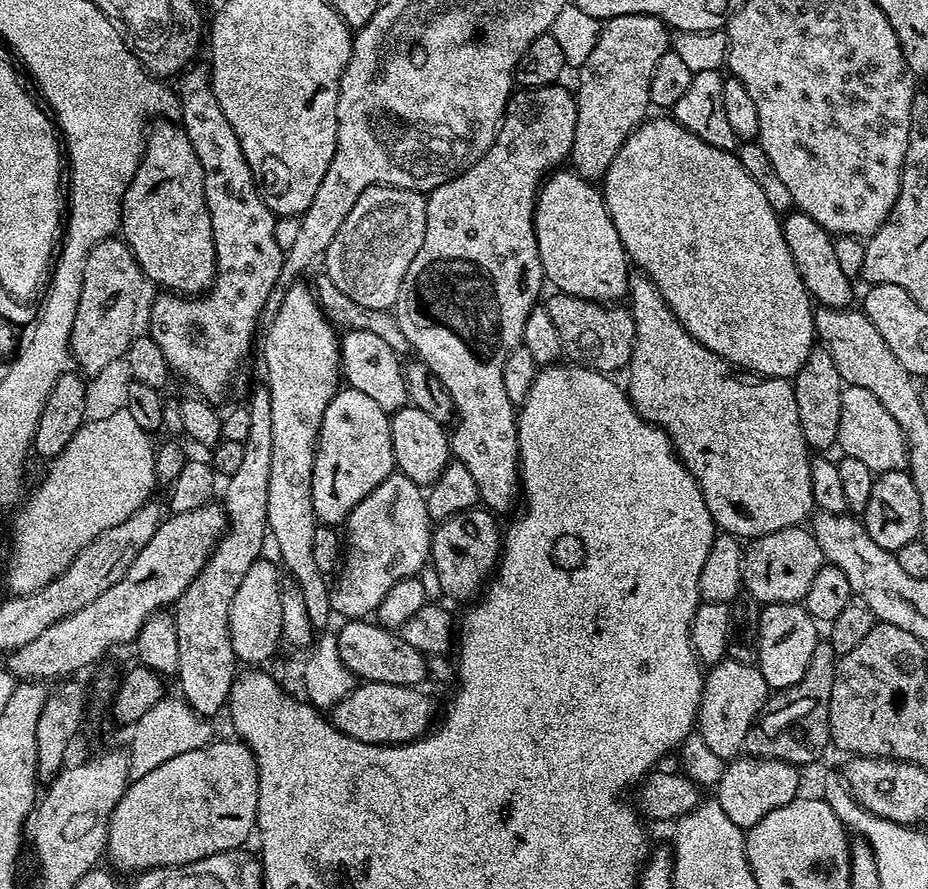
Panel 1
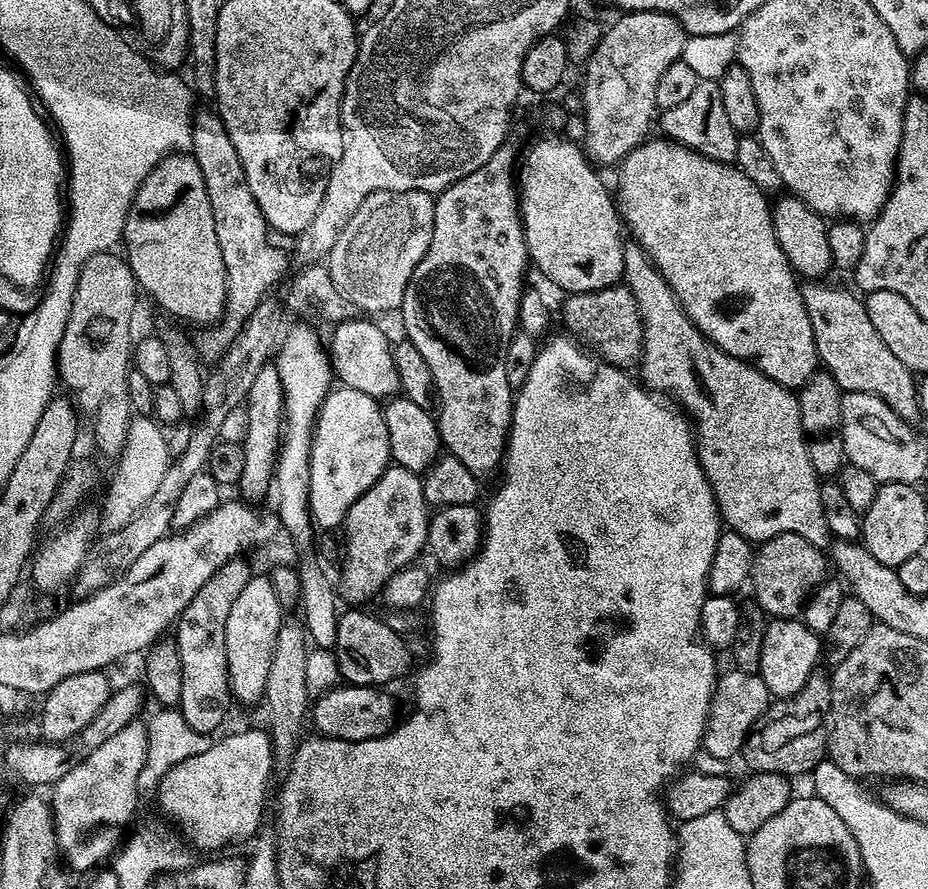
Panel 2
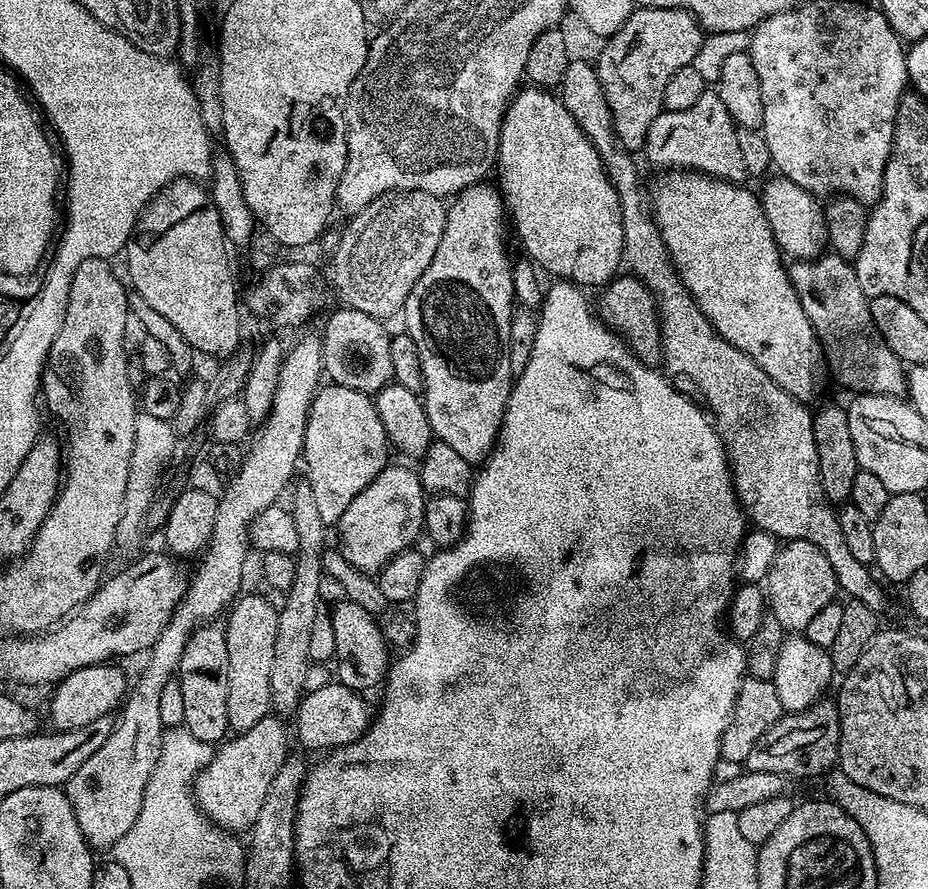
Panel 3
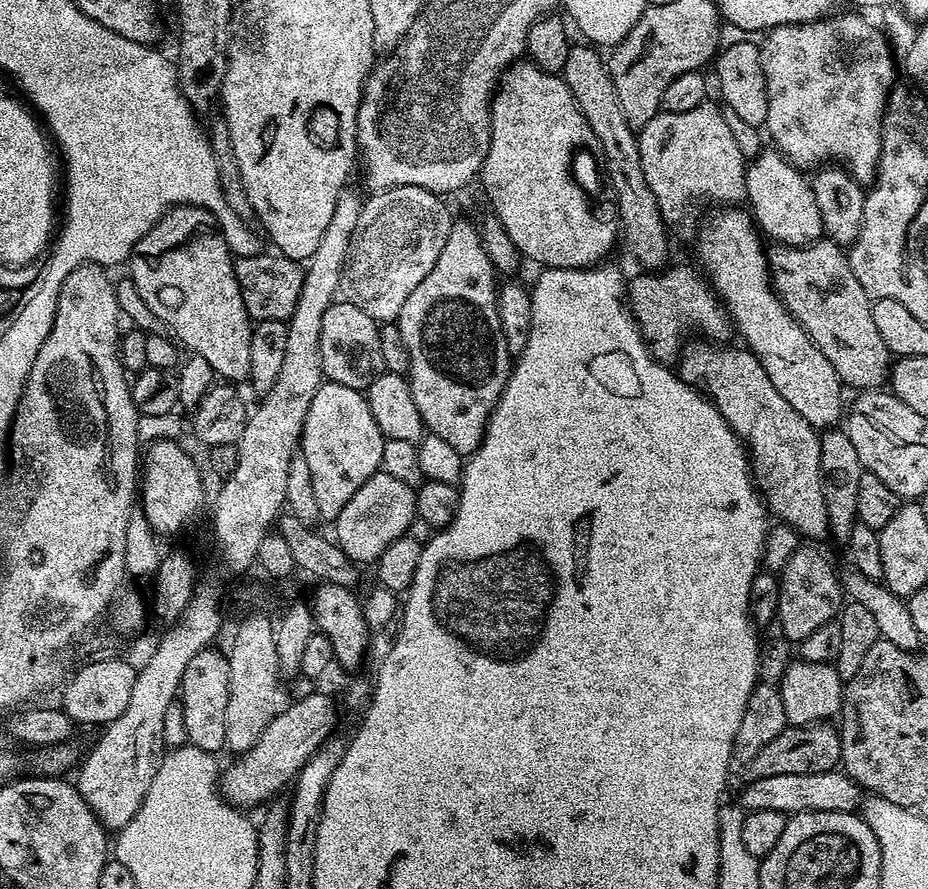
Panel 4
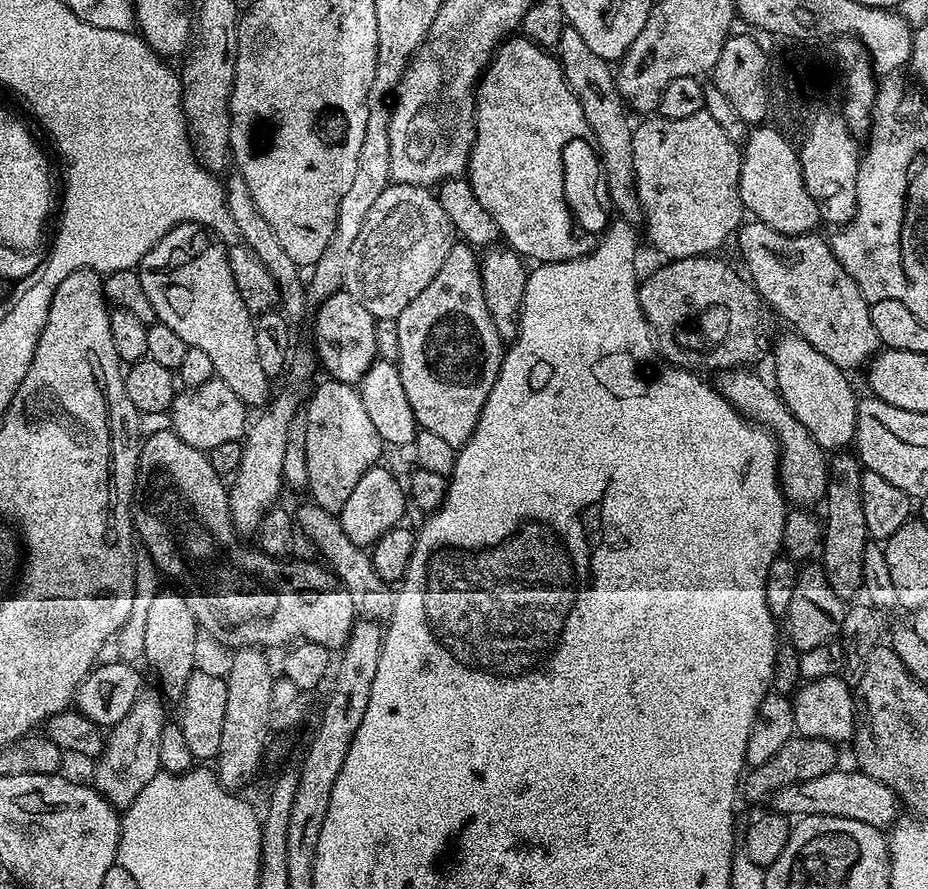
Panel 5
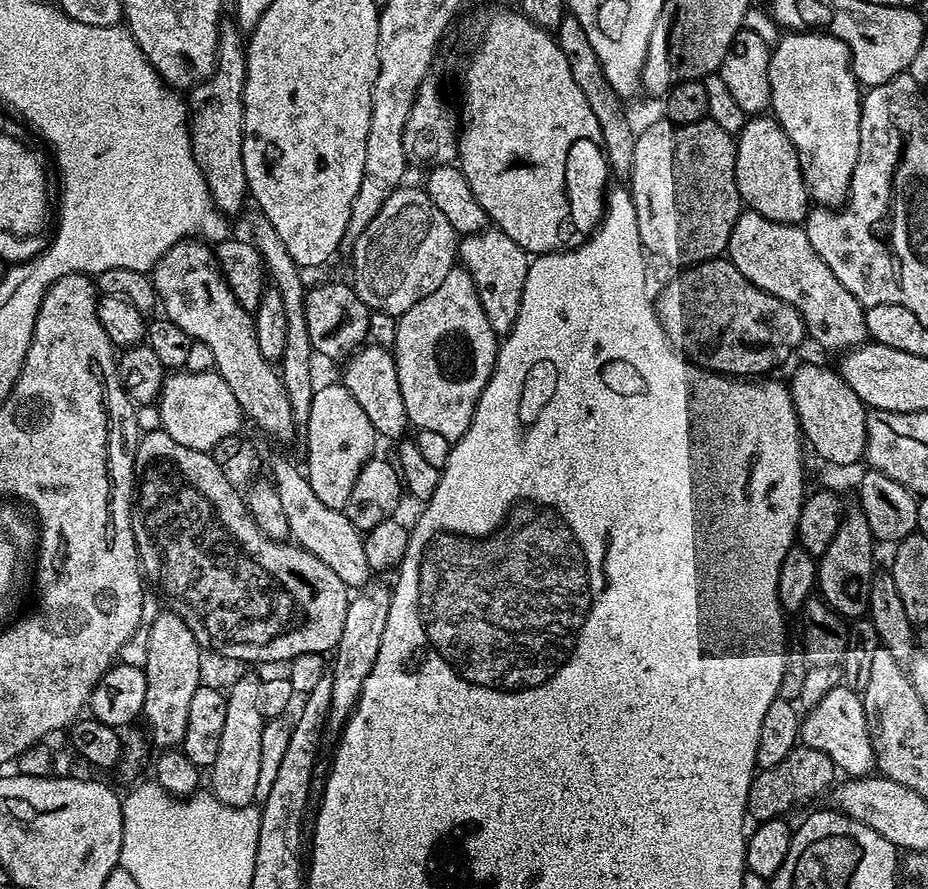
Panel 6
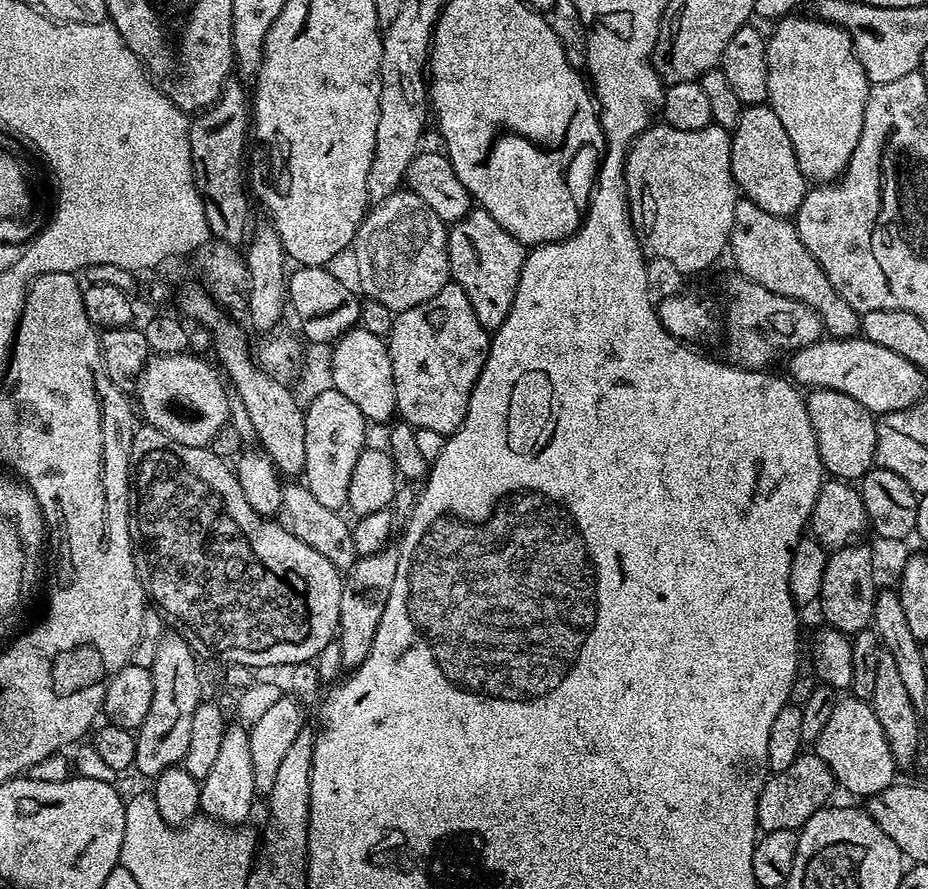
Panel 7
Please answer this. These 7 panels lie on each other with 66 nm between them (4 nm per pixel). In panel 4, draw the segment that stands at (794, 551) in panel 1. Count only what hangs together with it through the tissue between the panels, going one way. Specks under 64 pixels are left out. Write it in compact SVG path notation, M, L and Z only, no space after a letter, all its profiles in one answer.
M801 546L778 572L778 591L780 597L776 603L776 616L782 624L782 630L788 640L799 642L810 638L818 626L826 626L837 619L842 607L842 580L832 569L832 564L819 552L819 547Z

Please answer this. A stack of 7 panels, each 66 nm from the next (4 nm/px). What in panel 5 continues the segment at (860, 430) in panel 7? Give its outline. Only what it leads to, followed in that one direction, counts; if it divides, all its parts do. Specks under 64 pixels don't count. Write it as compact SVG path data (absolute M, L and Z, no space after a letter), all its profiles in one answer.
M789 334L776 344L776 381L774 387L788 411L806 426L810 438L825 450L844 450L856 438L856 406L858 395L848 381L849 373L834 366L826 354L818 354L810 342Z

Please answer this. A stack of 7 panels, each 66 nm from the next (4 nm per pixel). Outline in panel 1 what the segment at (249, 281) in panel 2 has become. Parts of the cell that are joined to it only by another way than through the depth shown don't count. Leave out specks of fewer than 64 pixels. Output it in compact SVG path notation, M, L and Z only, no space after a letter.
M189 67L179 77L178 120L190 138L190 146L194 146L194 154L198 154L198 162L204 171L204 193L216 243L216 278L203 298L160 294L164 296L153 302L146 332L154 342L158 342L162 354L166 354L168 370L173 377L181 376L192 387L190 389L195 390L205 400L217 402L227 394L240 363L247 358L248 351L252 348L256 323L261 323L266 298L270 298L270 290L274 290L274 282L282 270L285 249L282 246L280 248L279 242L276 241L278 217L260 199L256 180L242 154L242 146L238 146L238 134L234 134L230 122L226 122L226 114L222 114L222 106L218 106L218 98L214 98L209 69L196 67Z

